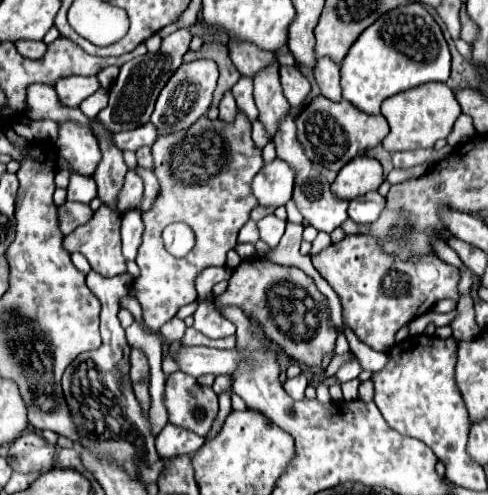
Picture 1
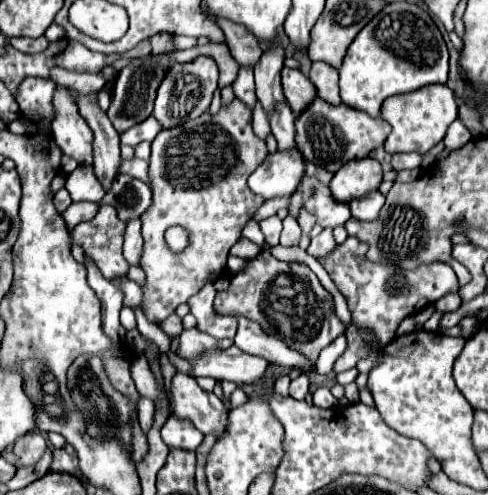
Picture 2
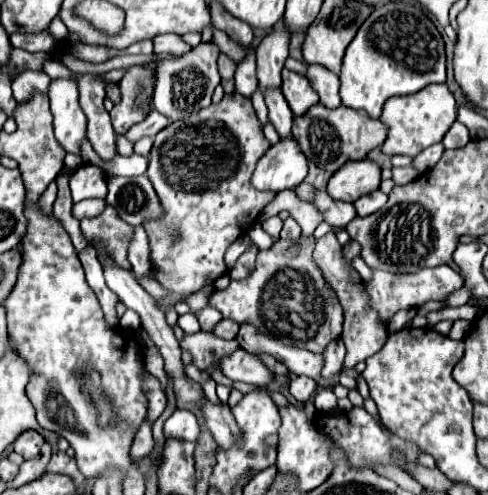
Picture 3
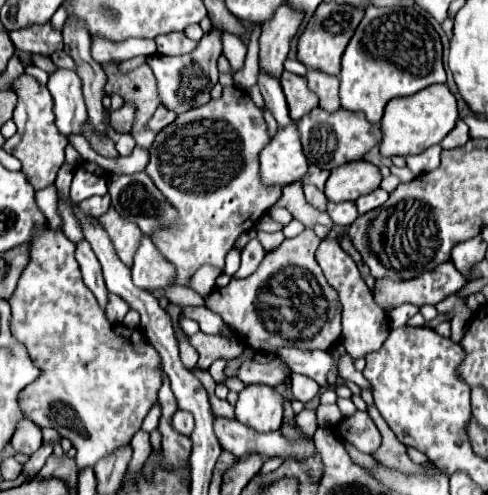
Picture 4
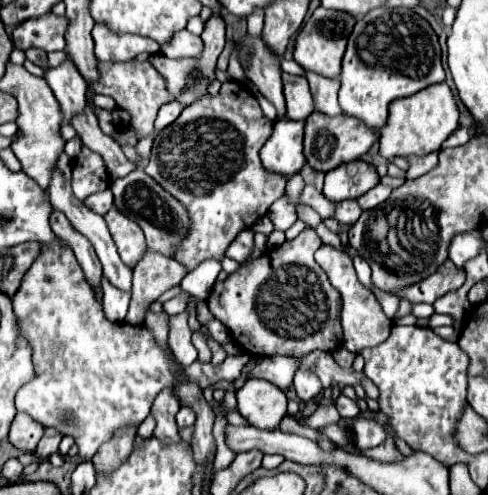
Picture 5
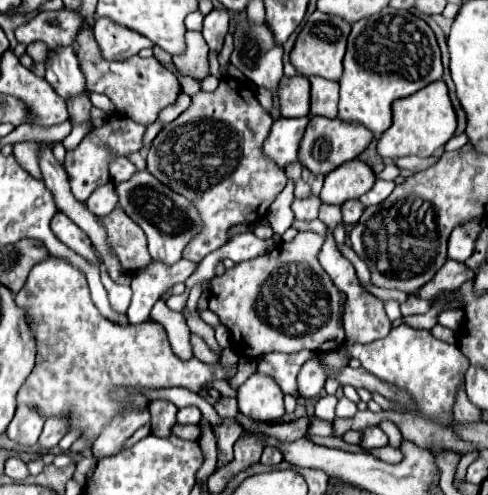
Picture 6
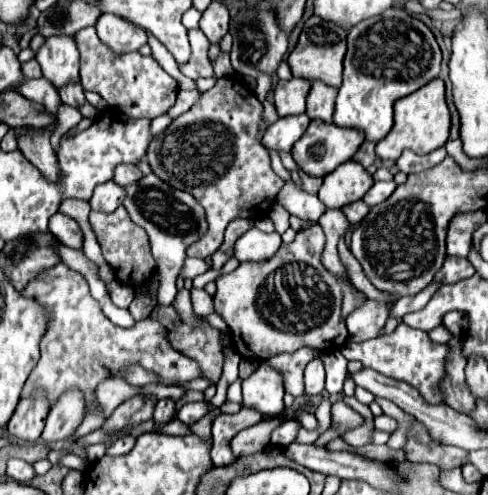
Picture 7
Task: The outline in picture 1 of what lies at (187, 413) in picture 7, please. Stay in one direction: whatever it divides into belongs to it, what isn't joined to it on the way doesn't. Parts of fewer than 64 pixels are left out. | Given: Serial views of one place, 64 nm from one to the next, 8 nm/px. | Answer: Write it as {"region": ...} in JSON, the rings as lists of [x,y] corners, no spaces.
{"region":[[[166,424],[164,430],[156,438],[158,454],[166,460],[178,454],[194,454],[204,444],[204,438],[194,434],[192,430],[180,428],[176,424]]]}

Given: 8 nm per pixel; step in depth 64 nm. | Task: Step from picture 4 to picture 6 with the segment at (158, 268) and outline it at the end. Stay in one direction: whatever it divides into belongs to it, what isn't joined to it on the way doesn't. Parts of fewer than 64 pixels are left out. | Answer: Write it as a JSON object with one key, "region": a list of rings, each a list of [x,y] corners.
{"region":[[[182,258],[172,268],[168,268],[166,264],[160,264],[160,262],[150,262],[144,270],[136,272],[136,276],[132,278],[134,296],[132,296],[132,302],[128,308],[130,324],[140,324],[140,322],[148,320],[152,306],[158,302],[158,298],[164,294],[164,290],[168,290],[176,282],[186,282],[188,276],[192,276],[196,272],[196,268],[198,268],[198,264]]]}

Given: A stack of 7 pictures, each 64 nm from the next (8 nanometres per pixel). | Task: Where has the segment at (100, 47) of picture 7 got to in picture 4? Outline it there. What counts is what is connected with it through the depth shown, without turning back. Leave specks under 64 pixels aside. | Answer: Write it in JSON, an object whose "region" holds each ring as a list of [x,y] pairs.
{"region":[[[104,64],[102,68],[106,72],[104,92],[108,96],[118,94],[124,98],[124,102],[136,108],[136,118],[130,134],[134,136],[138,146],[150,148],[156,132],[148,128],[148,120],[154,116],[156,108],[160,106],[158,86],[152,70],[148,68],[148,64],[142,64],[126,74],[122,74],[116,64]]]}

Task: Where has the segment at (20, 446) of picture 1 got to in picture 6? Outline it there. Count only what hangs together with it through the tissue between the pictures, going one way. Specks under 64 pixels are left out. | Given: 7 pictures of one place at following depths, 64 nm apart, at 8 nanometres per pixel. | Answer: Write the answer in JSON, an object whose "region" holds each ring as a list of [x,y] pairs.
{"region":[[[20,404],[16,408],[16,414],[14,414],[6,434],[16,444],[26,446],[26,448],[34,448],[38,442],[38,436],[42,432],[42,426],[44,426],[44,418],[36,412],[36,408]]]}

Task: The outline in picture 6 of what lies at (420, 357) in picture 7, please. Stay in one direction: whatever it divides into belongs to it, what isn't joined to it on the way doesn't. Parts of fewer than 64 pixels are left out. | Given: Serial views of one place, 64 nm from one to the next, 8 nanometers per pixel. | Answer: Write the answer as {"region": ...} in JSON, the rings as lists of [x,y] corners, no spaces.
{"region":[[[400,324],[398,328],[392,328],[386,338],[374,340],[370,344],[346,344],[344,348],[348,356],[358,358],[368,372],[410,392],[424,416],[444,416],[444,424],[448,422],[452,416],[456,388],[464,380],[464,372],[468,368],[468,358],[456,344],[440,342],[428,330],[416,330]]]}

